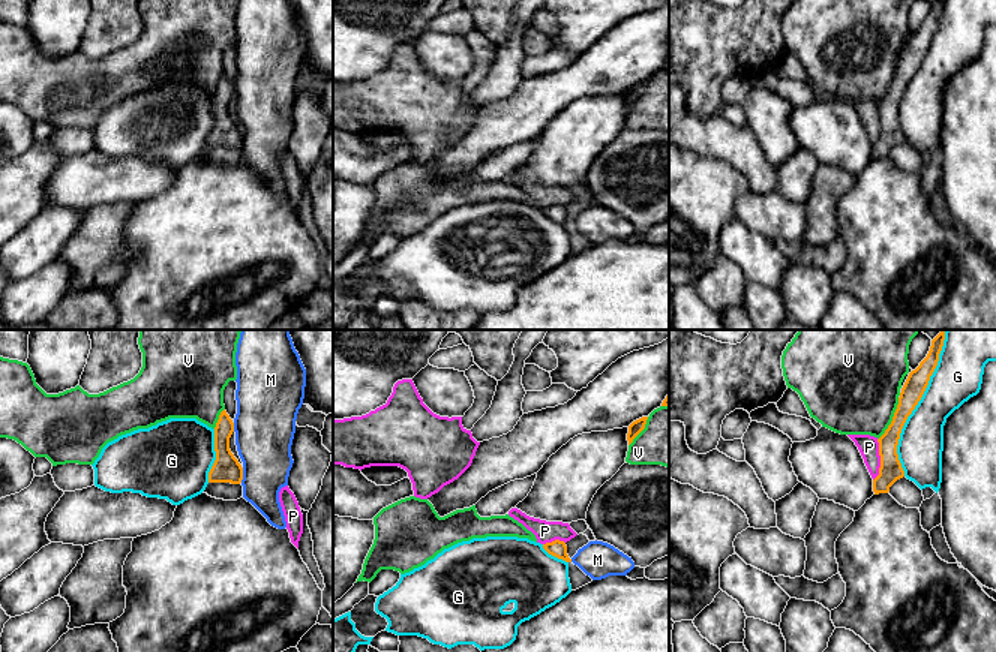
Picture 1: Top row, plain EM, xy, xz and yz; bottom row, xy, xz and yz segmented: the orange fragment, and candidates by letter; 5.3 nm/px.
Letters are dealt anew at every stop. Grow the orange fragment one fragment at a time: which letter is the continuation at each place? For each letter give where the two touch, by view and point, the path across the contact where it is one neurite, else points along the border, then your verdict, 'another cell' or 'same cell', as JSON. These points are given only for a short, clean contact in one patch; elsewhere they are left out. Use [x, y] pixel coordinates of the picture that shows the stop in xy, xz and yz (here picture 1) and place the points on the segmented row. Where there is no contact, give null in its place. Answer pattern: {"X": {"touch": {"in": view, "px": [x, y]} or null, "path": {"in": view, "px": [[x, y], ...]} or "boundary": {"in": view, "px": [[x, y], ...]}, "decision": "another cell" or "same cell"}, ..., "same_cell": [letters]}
{"G": {"touch": {"in": "yz", "px": [917, 403]}, "decision": "another cell"}, "M": {"touch": {"in": "xy", "px": [242, 475]}, "decision": "another cell"}, "P": {"touch": {"in": "yz", "px": [881, 460]}, "boundary": {"in": "yz", "px": [[878, 439], [879, 474], [873, 480]]}, "decision": "another cell"}, "V": {"touch": {"in": "yz", "px": [893, 418]}, "decision": "another cell"}, "same_cell": []}

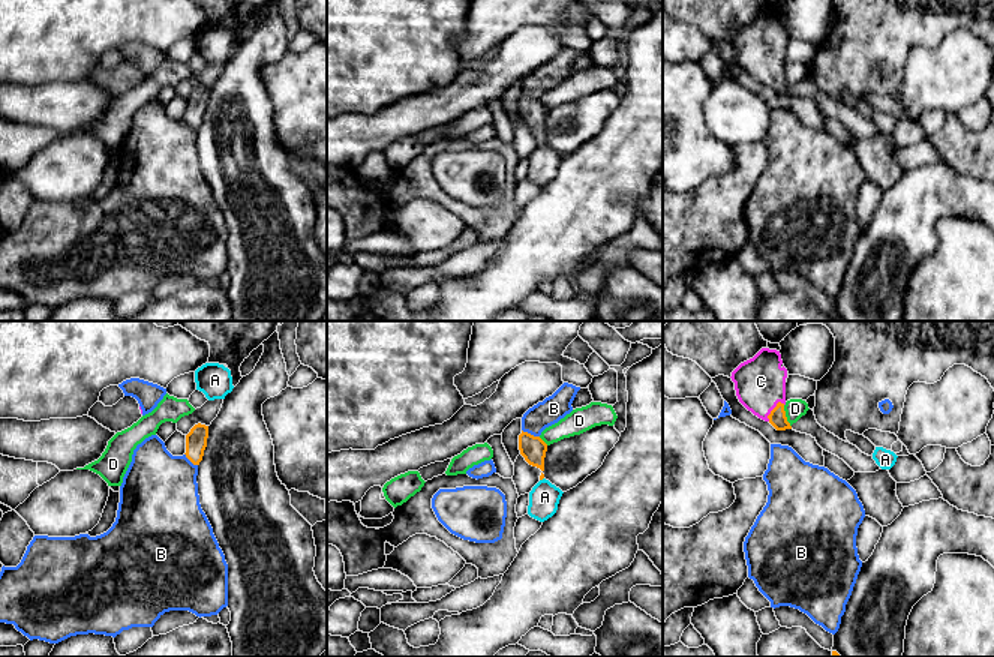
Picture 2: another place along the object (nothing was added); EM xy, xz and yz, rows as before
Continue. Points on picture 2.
{"A": {"touch": {"in": "xz", "px": [541, 479]}, "boundary": {"in": "xz", "px": [[543, 477], [540, 480]]}, "decision": "another cell"}, "B": {"touch": {"in": "xz", "px": [529, 434]}, "decision": "another cell"}, "C": {"touch": {"in": "yz", "px": [772, 410]}, "path": {"in": "yz", "px": [[777, 417], [772, 410], [760, 389], [760, 381]]}, "decision": "same cell"}, "D": {"touch": {"in": "yz", "px": [784, 416]}, "boundary": {"in": "yz", "px": [[783, 405], [790, 426]]}, "decision": "another cell"}, "same_cell": ["C"]}

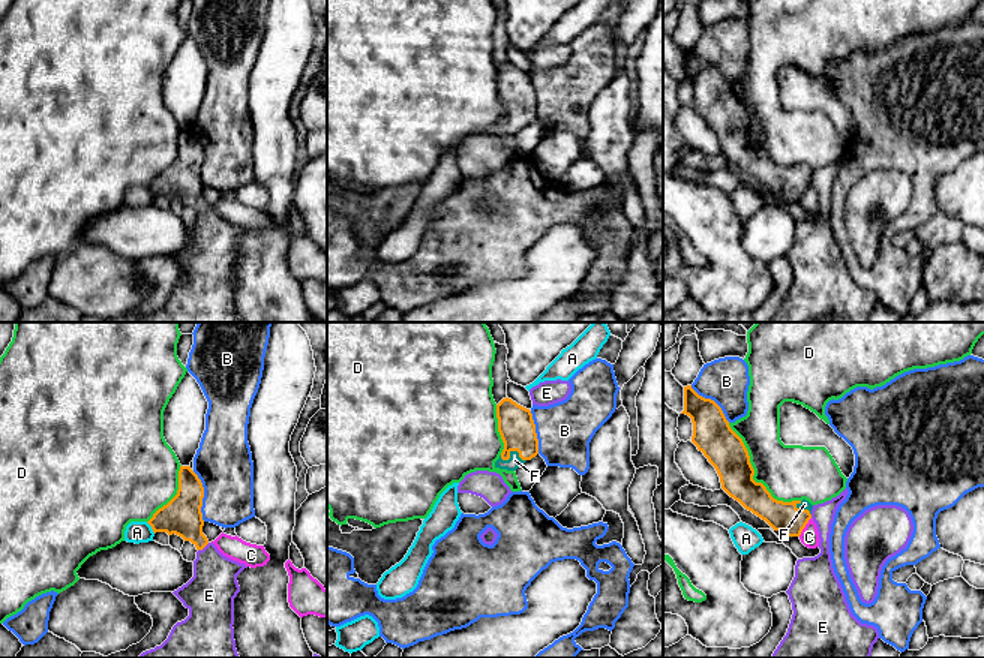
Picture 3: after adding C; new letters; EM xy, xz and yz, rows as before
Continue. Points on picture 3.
{"A": {"touch": {"in": "xy", "px": [152, 528]}, "boundary": {"in": "xy", "px": [[146, 522], [155, 532]]}, "decision": "another cell"}, "B": {"touch": {"in": "xy", "px": [203, 496]}, "decision": "another cell"}, "C": {"touch": {"in": "yz", "px": [804, 526]}, "boundary": {"in": "yz", "px": [[810, 517], [798, 535]]}, "decision": "another cell"}, "D": {"touch": {"in": "yz", "px": [753, 474]}, "decision": "another cell"}, "E": {"touch": {"in": "xy", "px": [203, 547]}, "decision": "another cell"}, "F": {"touch": {"in": "xz", "px": [512, 450]}, "path": {"in": "xz", "px": [[516, 426], [512, 450], [515, 460]]}, "decision": "same cell"}, "same_cell": ["F"]}

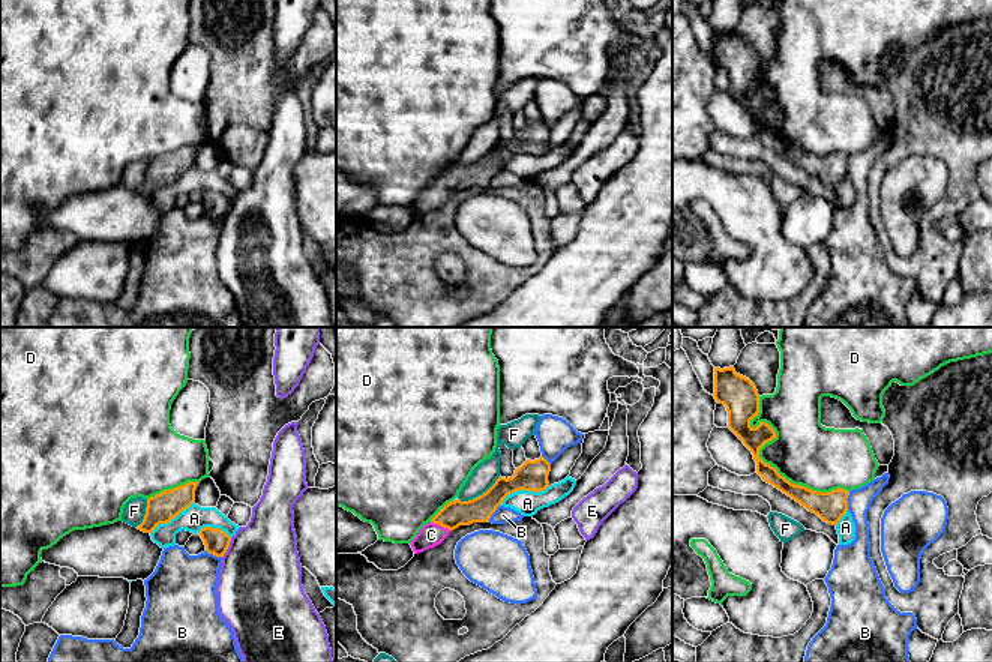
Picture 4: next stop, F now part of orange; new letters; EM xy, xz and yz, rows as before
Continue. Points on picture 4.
{"A": {"touch": {"in": "xz", "px": [523, 488]}, "decision": "another cell"}, "B": {"touch": {"in": "yz", "px": [845, 500]}, "decision": "another cell"}, "C": {"touch": {"in": "xz", "px": [441, 526]}, "path": {"in": "xz", "px": [[479, 509], [456, 512], [441, 526], [431, 535]]}, "decision": "same cell"}, "D": {"touch": {"in": "yz", "px": [763, 461]}, "decision": "another cell"}, "E": {"touch": {"in": "xy", "px": [227, 548]}, "decision": "another cell"}, "F": {"touch": {"in": "xz", "px": [479, 496]}, "boundary": {"in": "xz", "px": [[500, 476], [480, 494], [459, 500]]}, "decision": "another cell"}, "same_cell": ["C"]}

